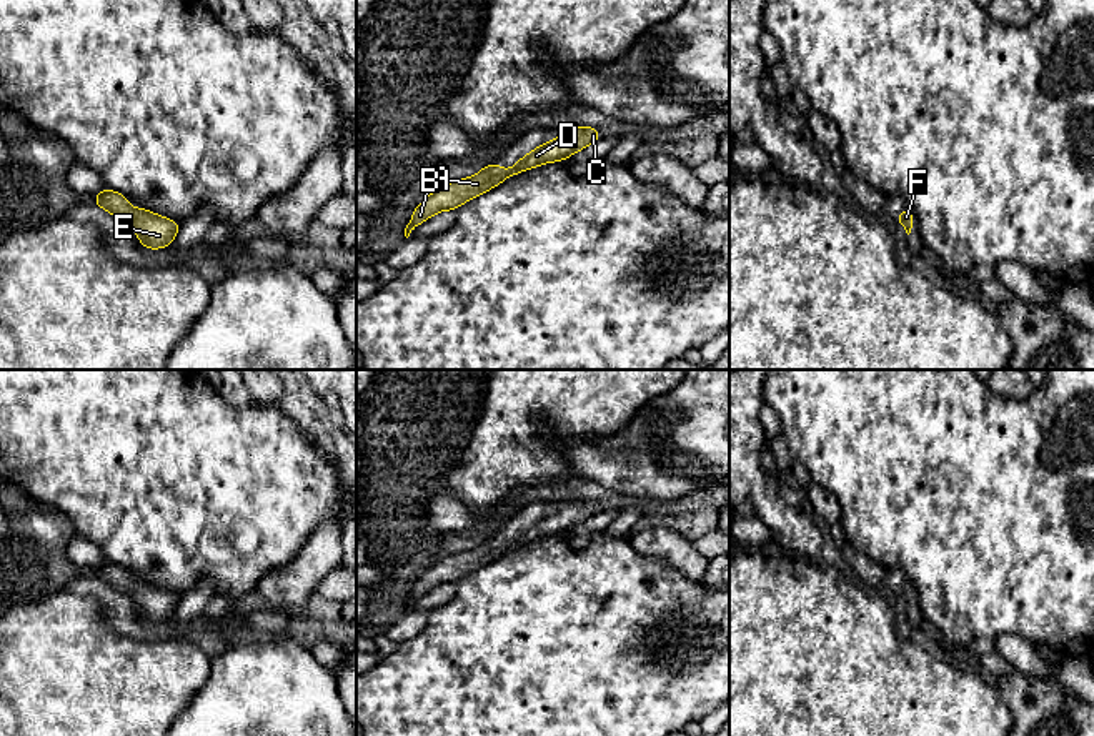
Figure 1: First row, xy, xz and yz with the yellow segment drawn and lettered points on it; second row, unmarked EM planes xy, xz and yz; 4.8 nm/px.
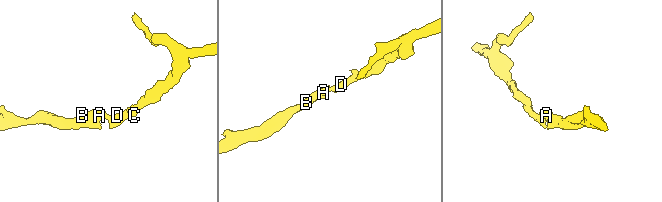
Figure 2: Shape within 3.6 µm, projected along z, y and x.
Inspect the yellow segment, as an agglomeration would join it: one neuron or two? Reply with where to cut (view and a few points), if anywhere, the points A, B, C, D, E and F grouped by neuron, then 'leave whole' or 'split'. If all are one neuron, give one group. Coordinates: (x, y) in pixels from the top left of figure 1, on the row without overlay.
cut none; groups A B C D E F; leave whole

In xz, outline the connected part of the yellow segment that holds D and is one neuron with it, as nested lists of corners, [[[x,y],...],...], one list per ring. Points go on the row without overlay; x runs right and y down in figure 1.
[[[569,500],[566,505],[535,521],[520,531],[506,545],[498,538],[483,538],[483,543],[478,548],[448,556],[436,564],[431,564],[413,584],[410,596],[405,601],[405,609],[421,598],[426,591],[443,584],[455,584],[460,578],[468,573],[480,569],[481,566],[495,561],[510,550],[520,548],[525,543],[536,541],[543,536],[561,535],[586,521],[588,518],[598,515],[601,506],[594,500]]]

